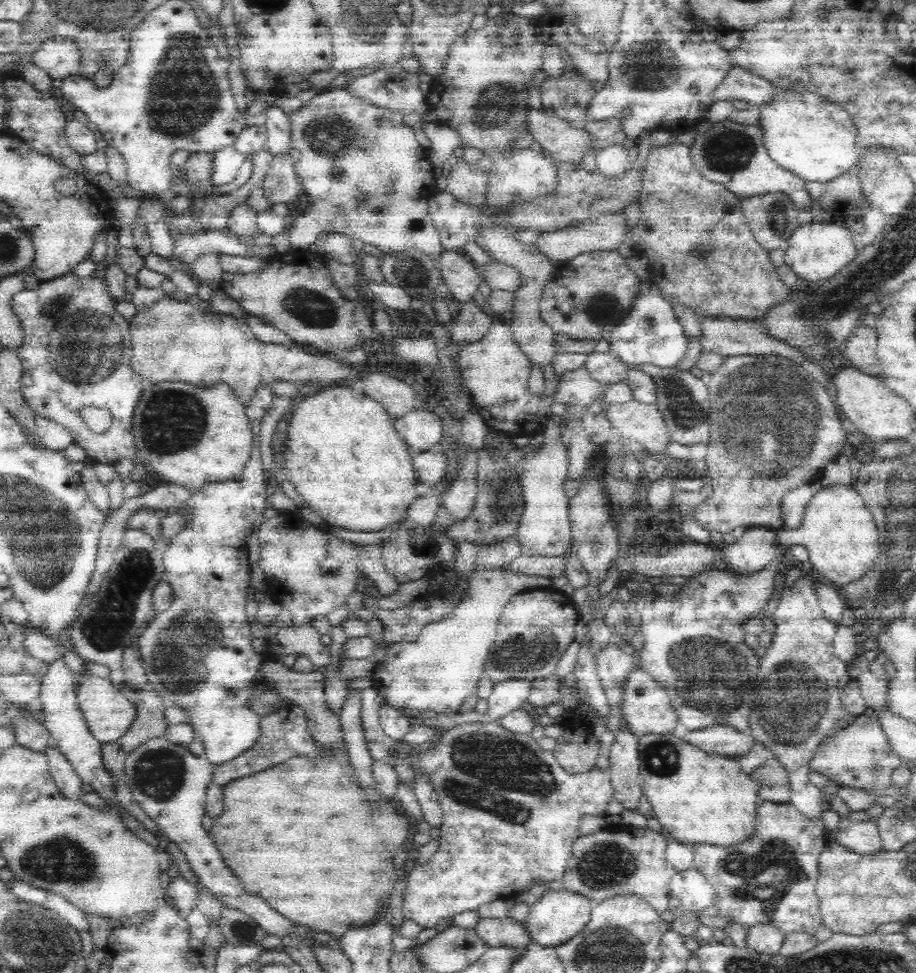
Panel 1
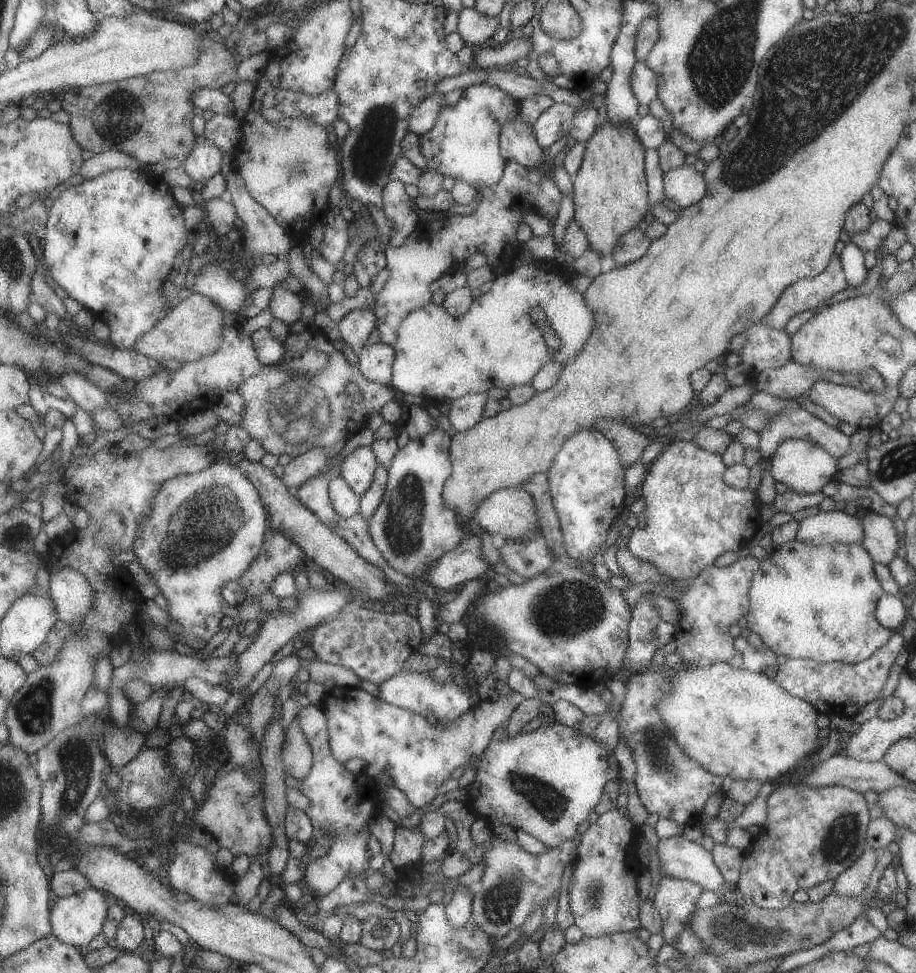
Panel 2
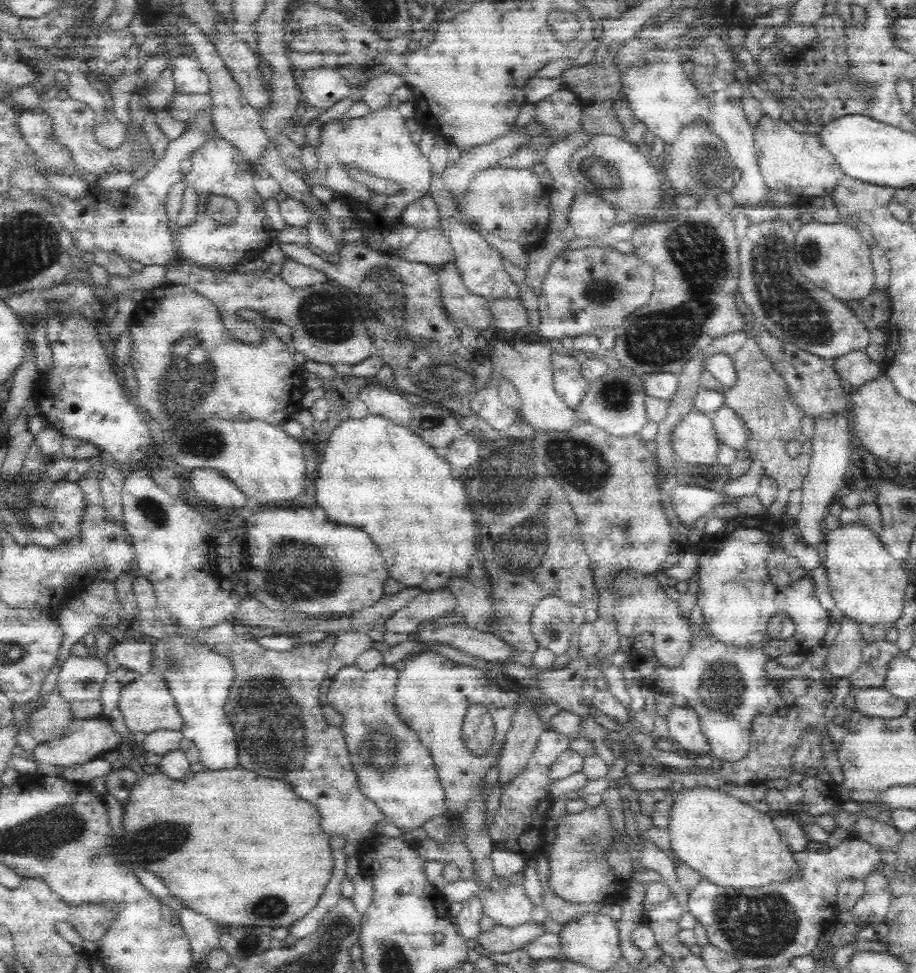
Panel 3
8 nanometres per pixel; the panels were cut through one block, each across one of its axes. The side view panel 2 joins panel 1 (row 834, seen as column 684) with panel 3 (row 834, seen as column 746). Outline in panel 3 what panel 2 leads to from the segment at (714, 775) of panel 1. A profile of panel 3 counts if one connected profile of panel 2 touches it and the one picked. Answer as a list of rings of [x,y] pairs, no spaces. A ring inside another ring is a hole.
[[[707,787],[686,789],[672,798],[674,804],[667,828],[671,848],[702,879],[738,890],[801,878],[795,853],[776,830],[772,814],[757,811],[748,803]]]

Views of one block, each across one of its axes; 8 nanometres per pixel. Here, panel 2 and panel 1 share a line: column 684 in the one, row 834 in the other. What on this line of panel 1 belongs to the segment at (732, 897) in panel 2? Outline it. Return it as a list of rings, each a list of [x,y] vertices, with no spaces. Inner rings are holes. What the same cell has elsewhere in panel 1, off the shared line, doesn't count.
[[[842,818],[837,833],[837,843],[858,854],[872,854],[881,850],[881,836],[877,823],[867,821],[852,822]]]

